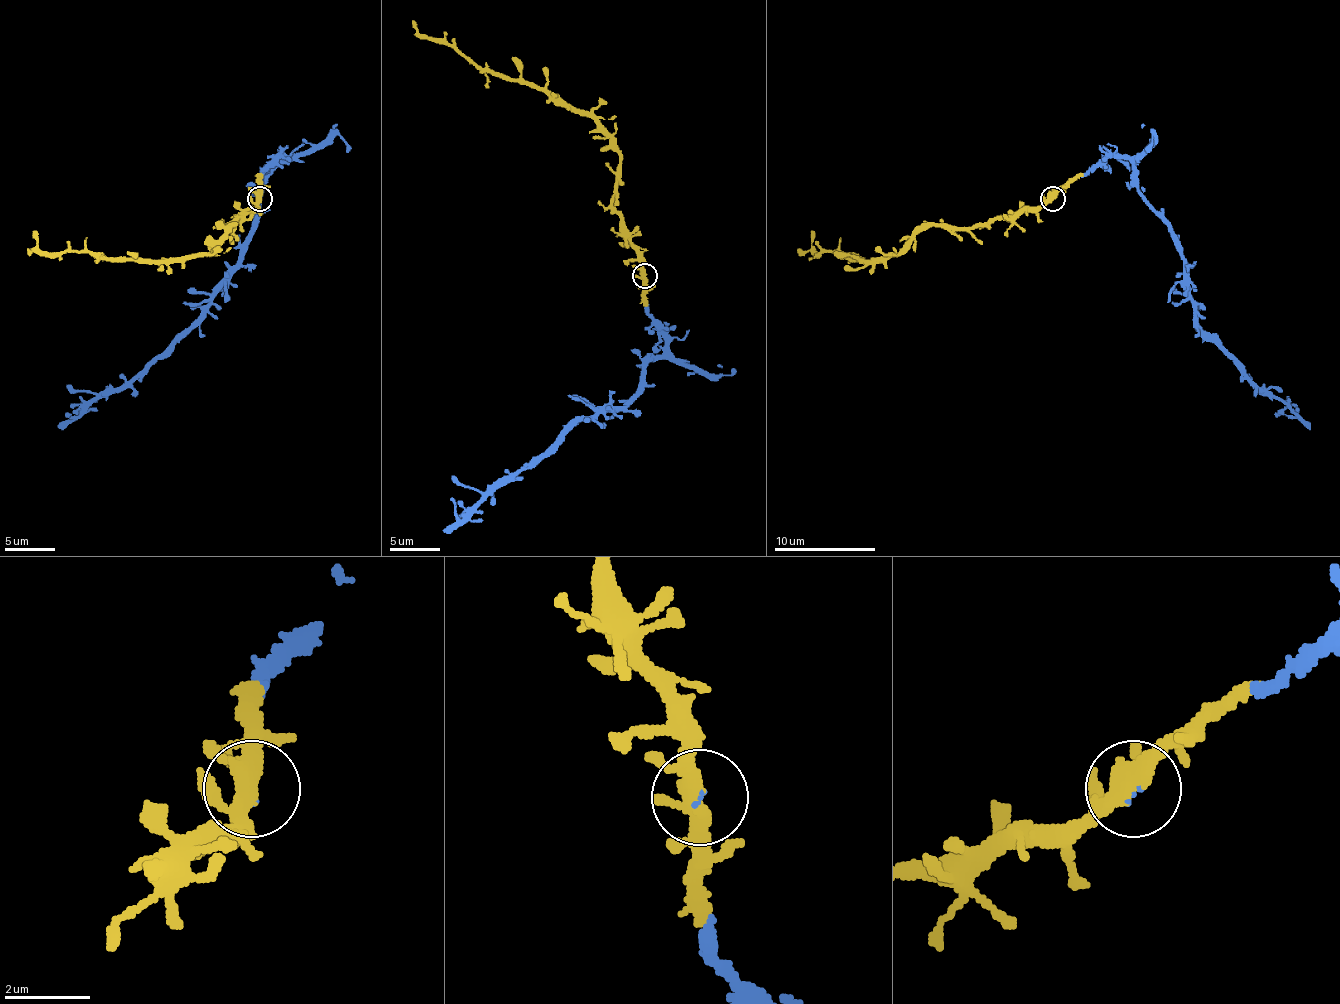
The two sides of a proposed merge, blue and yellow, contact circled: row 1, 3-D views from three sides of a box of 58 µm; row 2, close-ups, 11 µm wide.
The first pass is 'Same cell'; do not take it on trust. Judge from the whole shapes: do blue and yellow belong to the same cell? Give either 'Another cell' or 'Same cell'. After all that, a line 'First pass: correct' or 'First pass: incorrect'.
Same cell
First pass: correct

